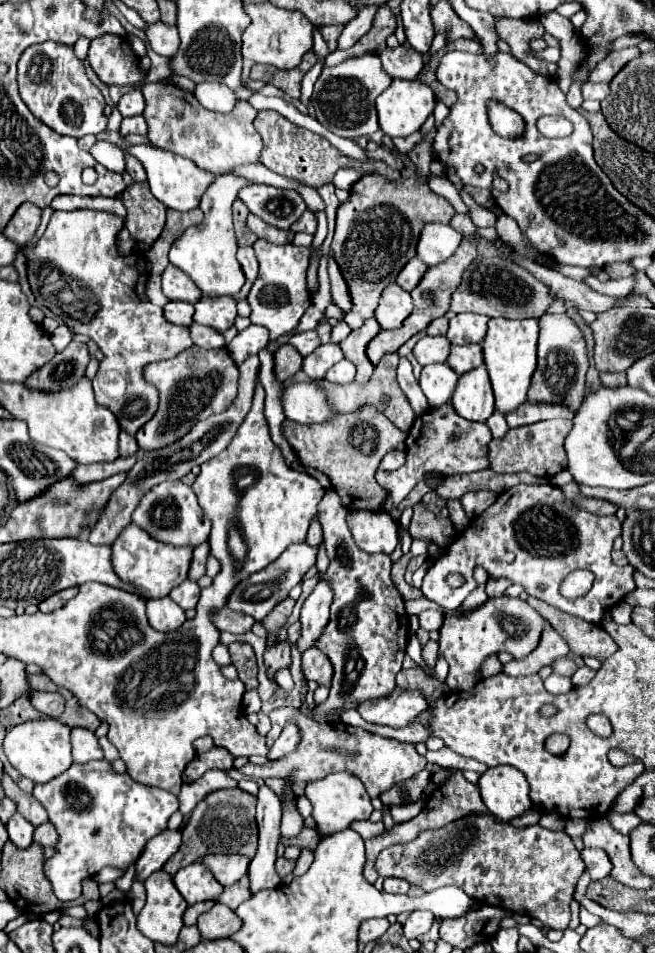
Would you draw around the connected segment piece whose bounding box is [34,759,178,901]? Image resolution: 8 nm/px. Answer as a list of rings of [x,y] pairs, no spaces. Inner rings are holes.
[[[106,759],[100,761],[88,761],[88,763],[72,763],[70,769],[66,769],[62,775],[54,777],[50,783],[38,783],[34,787],[34,797],[44,805],[48,811],[50,821],[58,829],[60,841],[56,845],[58,855],[52,859],[46,859],[44,871],[52,883],[54,895],[60,901],[74,901],[80,895],[80,881],[84,877],[92,877],[102,867],[116,867],[126,871],[130,865],[134,865],[146,845],[148,839],[162,833],[166,829],[166,821],[174,811],[178,811],[178,799],[170,795],[168,791],[162,791],[158,787],[142,785],[134,781],[130,775],[120,775],[112,769],[112,765]]]

